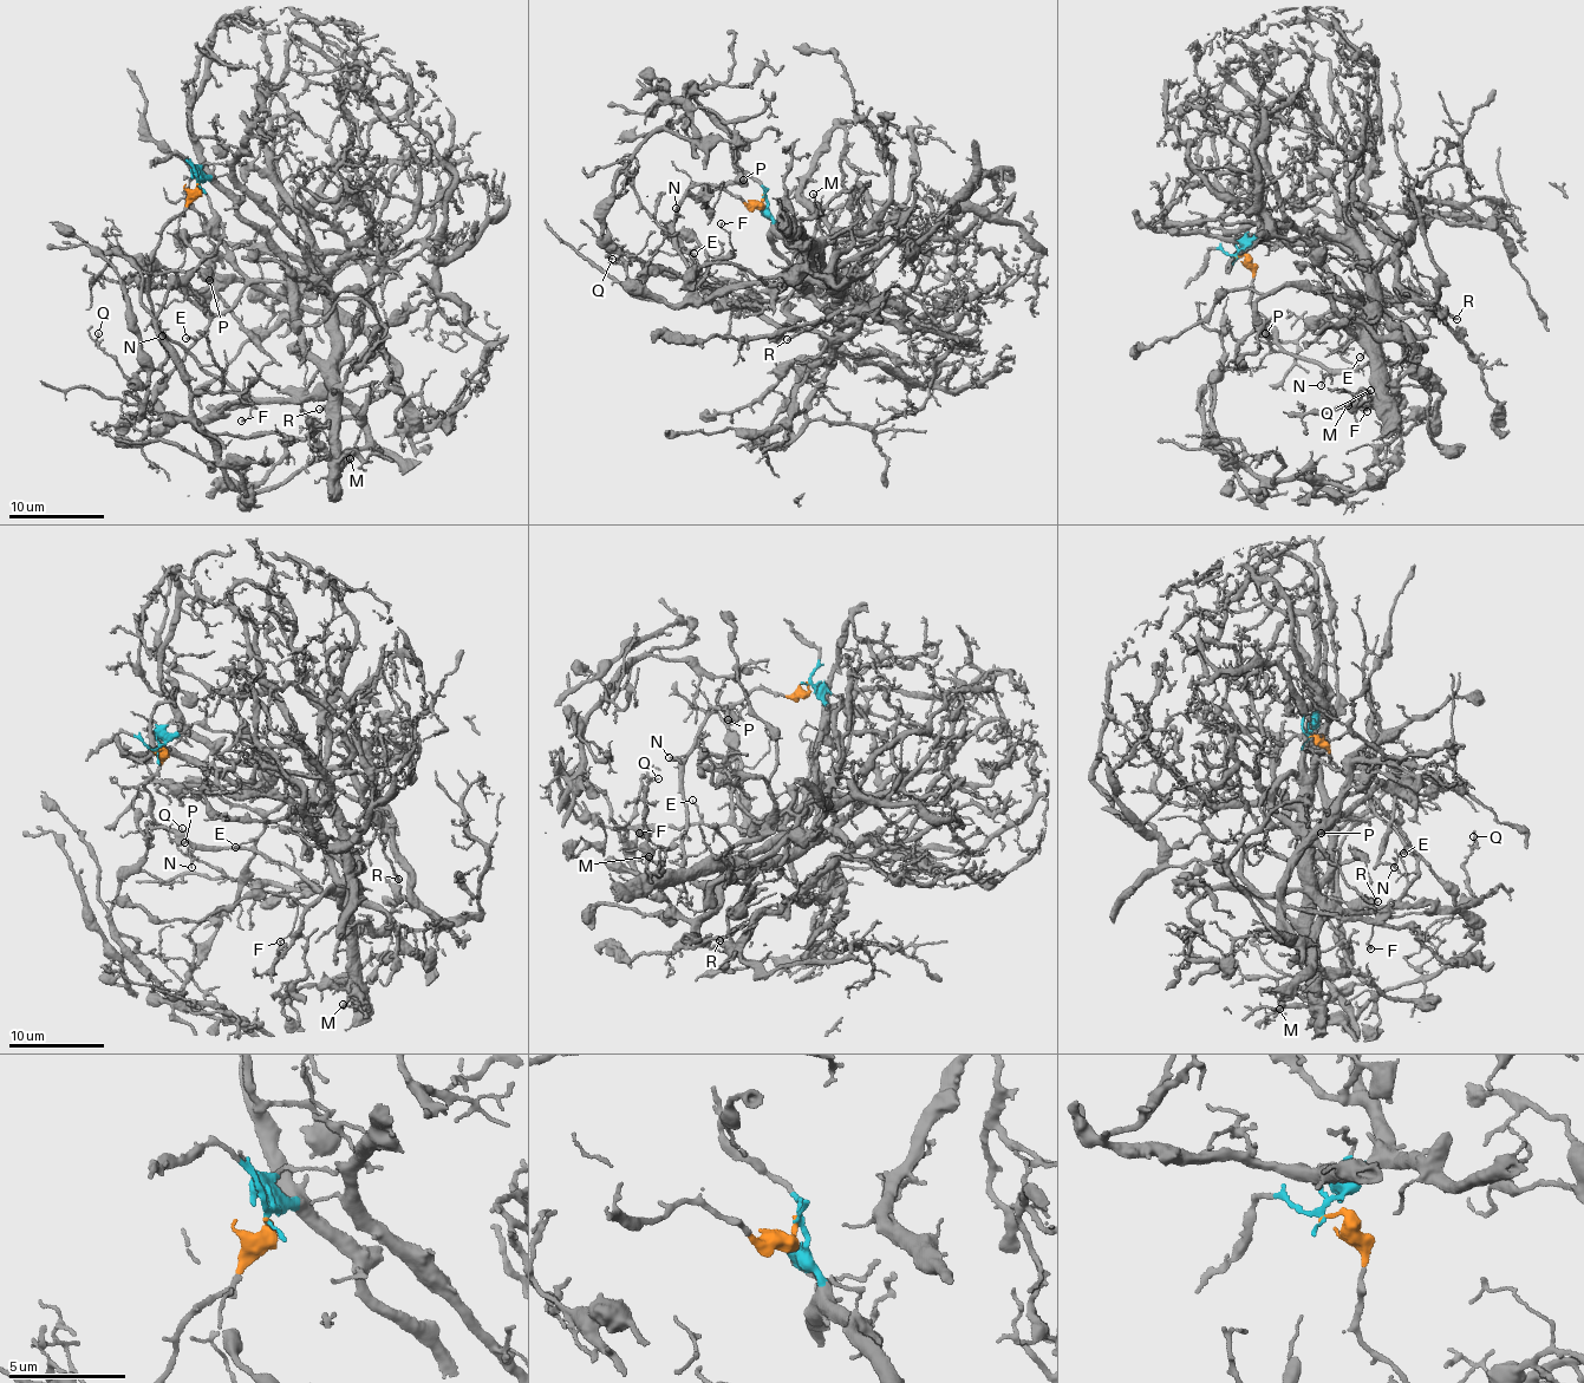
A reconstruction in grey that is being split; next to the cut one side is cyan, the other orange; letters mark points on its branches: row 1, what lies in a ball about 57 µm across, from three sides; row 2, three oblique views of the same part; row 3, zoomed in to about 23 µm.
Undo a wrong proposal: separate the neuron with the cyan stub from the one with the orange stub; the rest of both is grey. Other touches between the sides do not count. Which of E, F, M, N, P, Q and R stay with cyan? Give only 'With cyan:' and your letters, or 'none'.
With cyan: E, M, R

